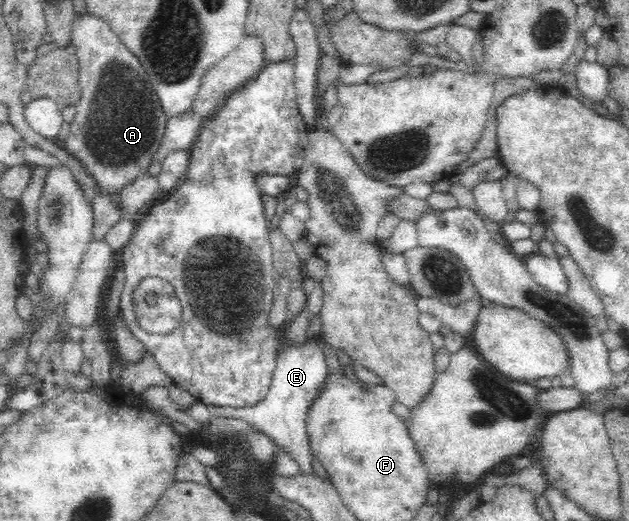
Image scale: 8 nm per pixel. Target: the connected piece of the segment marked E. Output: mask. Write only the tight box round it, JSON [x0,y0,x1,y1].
[208,339,329,474]

